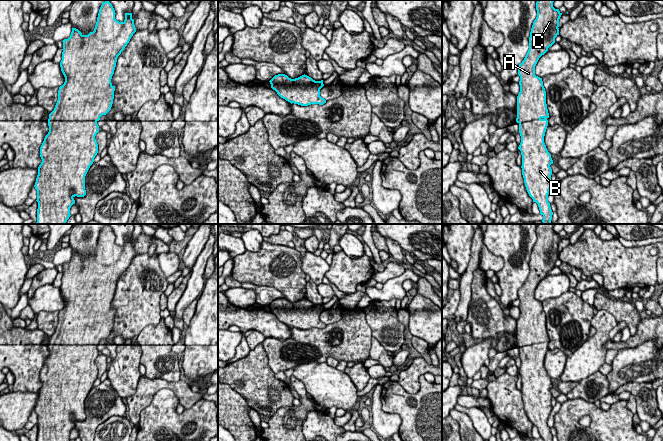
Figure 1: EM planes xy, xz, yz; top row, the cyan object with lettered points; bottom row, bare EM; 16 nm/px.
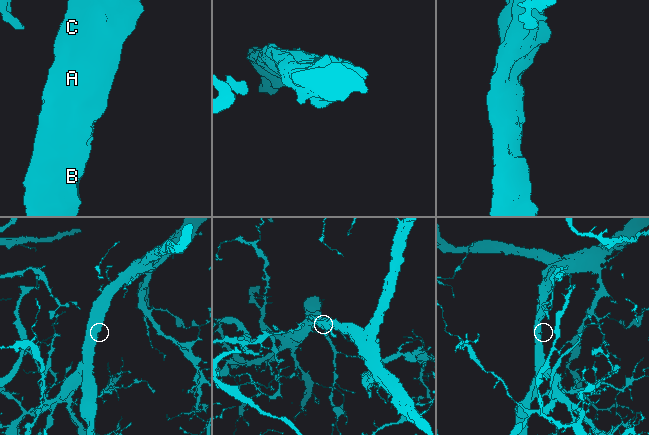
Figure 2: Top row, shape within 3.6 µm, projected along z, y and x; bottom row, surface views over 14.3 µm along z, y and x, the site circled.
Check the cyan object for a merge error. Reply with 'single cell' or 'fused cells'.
single cell

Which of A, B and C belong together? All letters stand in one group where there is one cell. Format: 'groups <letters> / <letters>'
groups A B C

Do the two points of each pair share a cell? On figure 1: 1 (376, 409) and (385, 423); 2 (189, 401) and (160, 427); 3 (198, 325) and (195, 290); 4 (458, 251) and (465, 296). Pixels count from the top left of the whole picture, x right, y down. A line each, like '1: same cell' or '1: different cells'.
1: same cell
2: different cells
3: different cells
4: different cells

